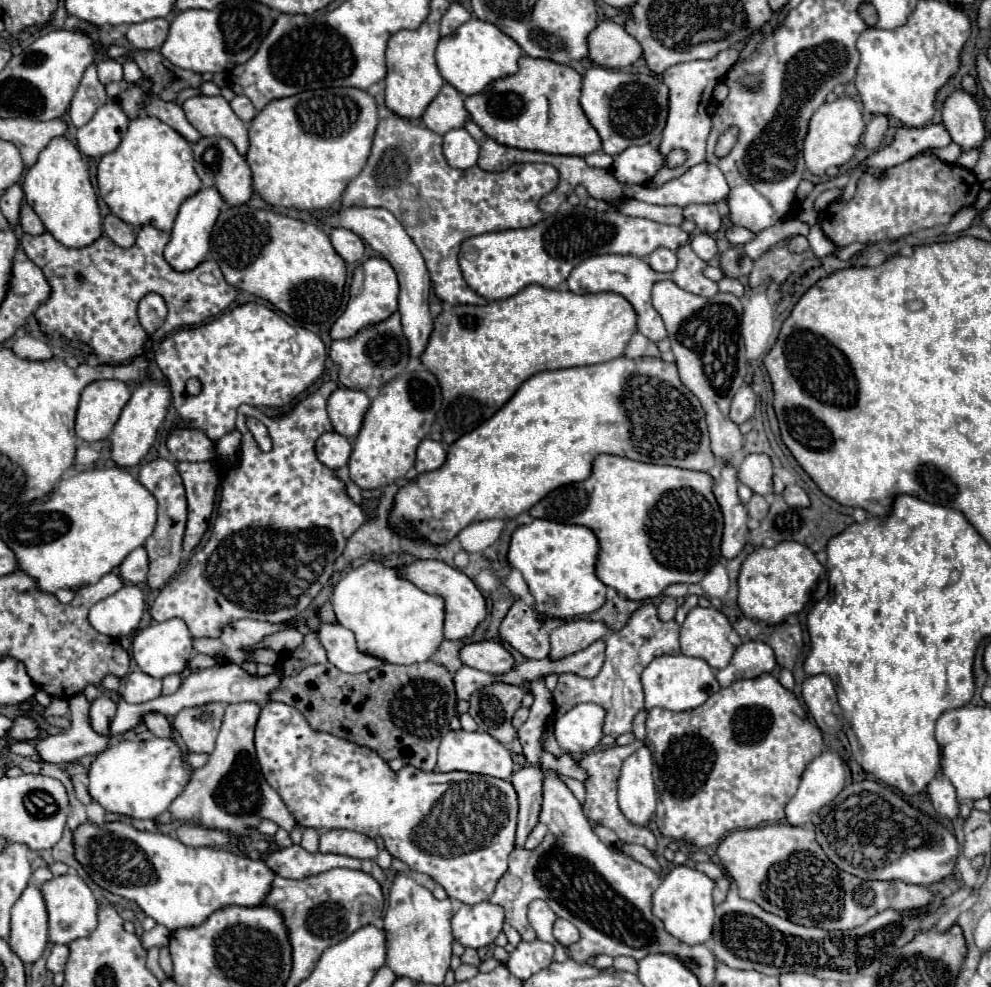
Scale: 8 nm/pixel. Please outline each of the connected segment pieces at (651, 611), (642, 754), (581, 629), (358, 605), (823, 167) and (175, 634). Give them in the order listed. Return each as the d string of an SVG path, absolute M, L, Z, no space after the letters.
M653 605L639 607L627 625L621 631L613 631L605 639L605 665L595 679L583 679L577 675L559 675L557 687L553 691L553 703L557 713L567 713L579 703L597 703L607 711L605 717L605 735L619 737L623 733L631 733L635 715L645 709L643 707L643 685L641 673L643 669L661 655L677 655L679 647L679 625L677 621L663 623L657 617L657 609Z
M643 745L625 759L617 791L623 815L631 819L631 823L645 827L657 805L653 785L653 757L649 747Z
M577 619L571 623L561 625L559 629L551 631L551 657L559 659L563 655L577 653L591 643L603 639L609 633L609 627L599 621L585 621Z
M367 561L361 567L351 569L333 589L333 611L337 615L337 621L351 629L357 637L357 647L363 653L375 655L379 659L385 659L395 665L413 665L429 661L435 649L443 641L443 619L445 619L445 601L421 591L415 587L409 579L399 577L397 567L383 565L381 561Z
M839 97L833 103L823 103L811 117L809 131L805 137L803 153L805 153L807 169L813 175L825 175L829 167L847 165L857 151L863 131L865 131L865 121L863 121L863 113L857 101L853 101L851 97Z
M169 619L163 623L155 623L149 625L147 629L139 631L137 637L133 639L133 659L137 661L137 665L141 667L143 673L155 677L155 679L163 679L171 673L181 673L189 659L193 657L193 637L187 629L187 625L181 619Z

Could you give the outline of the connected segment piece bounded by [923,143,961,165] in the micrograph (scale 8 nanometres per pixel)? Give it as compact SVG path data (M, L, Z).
M951 143L947 149L927 149L927 151L923 151L923 153L925 153L925 155L939 157L941 161L945 161L945 163L953 165L953 163L957 161L957 157L961 155L961 147L959 147L959 145L955 145L955 143Z

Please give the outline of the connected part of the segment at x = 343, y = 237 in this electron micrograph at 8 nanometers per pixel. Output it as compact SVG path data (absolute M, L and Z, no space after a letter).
M335 229L331 231L331 243L335 247L335 251L347 261L347 263L359 263L363 259L363 253L365 253L365 245L363 241L353 233L353 231L347 231L347 229Z

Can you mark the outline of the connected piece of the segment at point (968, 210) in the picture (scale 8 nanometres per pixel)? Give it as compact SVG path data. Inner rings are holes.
M963 207L963 209L959 209L955 215L953 215L953 219L949 221L949 225L947 225L947 229L943 231L943 233L947 233L947 235L951 235L951 233L959 233L959 231L963 231L963 229L967 229L969 225L971 225L971 221L975 219L975 209L973 207Z

